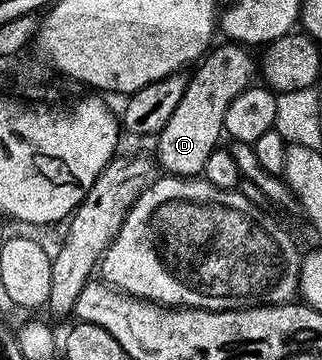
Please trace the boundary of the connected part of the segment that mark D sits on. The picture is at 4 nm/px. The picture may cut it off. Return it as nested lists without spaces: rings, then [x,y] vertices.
[[[222,43],[216,44],[194,66],[195,74],[192,72],[187,78],[187,86],[185,87],[185,95],[181,95],[181,103],[177,103],[177,108],[173,110],[173,116],[169,118],[169,123],[165,123],[165,127],[157,134],[159,141],[155,145],[154,160],[157,162],[158,168],[164,174],[172,177],[197,177],[202,174],[205,167],[205,159],[209,159],[209,155],[220,144],[219,137],[224,136],[223,120],[225,119],[225,111],[229,111],[229,103],[233,103],[233,99],[237,99],[237,95],[241,95],[241,91],[250,89],[257,77],[257,57],[255,57],[250,48],[243,44]]]

